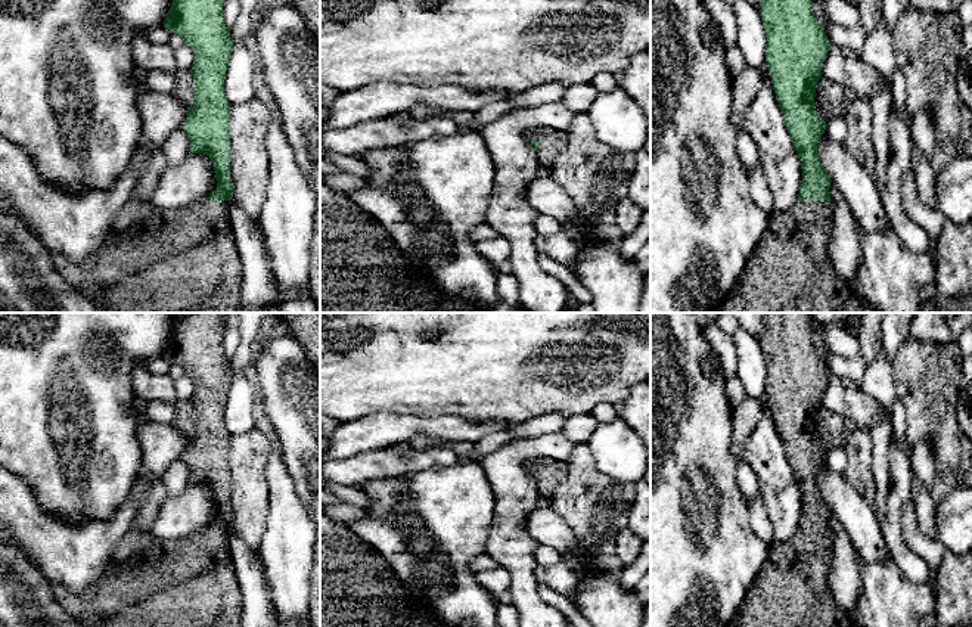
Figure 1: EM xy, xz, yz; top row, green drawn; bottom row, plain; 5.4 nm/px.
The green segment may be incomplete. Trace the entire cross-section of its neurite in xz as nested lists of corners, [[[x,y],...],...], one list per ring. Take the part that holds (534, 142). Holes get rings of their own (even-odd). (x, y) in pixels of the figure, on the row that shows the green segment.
[[[535,128],[525,133],[538,153],[540,164],[550,167],[566,143],[566,133],[553,128]]]

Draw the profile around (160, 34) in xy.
[[[167,27],[149,28],[143,32],[155,44],[168,44],[171,31]]]

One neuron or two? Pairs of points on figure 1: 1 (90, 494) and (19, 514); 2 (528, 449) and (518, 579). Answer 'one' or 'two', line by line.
1: two
2: one

